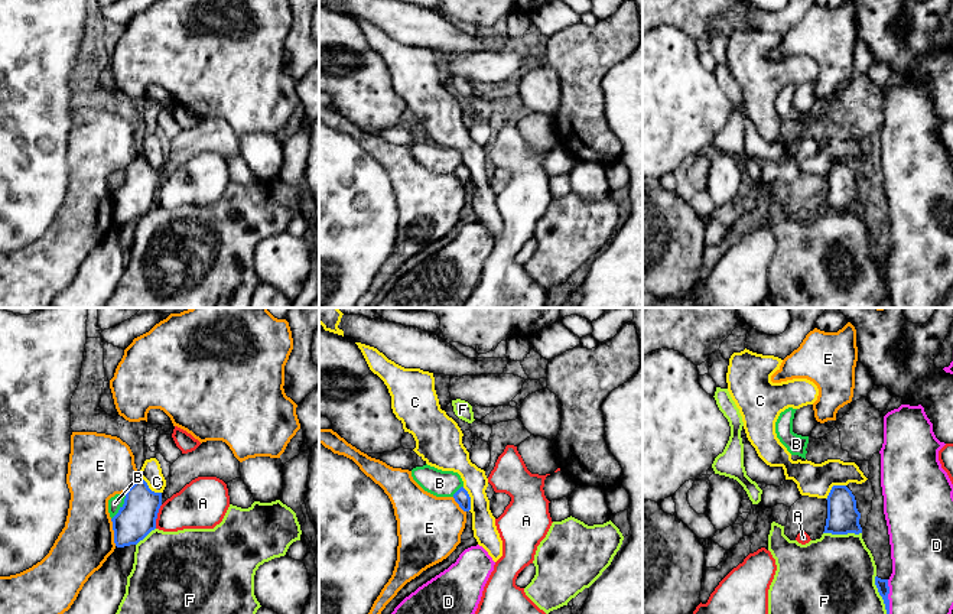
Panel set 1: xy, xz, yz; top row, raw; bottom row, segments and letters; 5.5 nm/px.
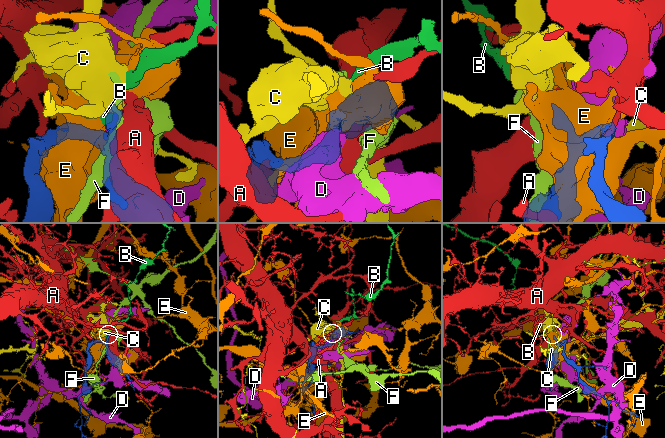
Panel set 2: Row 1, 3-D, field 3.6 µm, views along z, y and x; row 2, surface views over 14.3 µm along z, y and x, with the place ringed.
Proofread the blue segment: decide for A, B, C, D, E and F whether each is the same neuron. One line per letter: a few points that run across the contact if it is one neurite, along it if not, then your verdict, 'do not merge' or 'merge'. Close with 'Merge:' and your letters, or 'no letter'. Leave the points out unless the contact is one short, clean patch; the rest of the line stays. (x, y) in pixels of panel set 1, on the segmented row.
A: do not merge
B: line xy (126, 493), (123, 506), (111, 519); do not merge
C: line yz (845, 484), (835, 484), (826, 499); do not merge
D: do not merge
E: do not merge
F: do not merge
Merge: no letter

